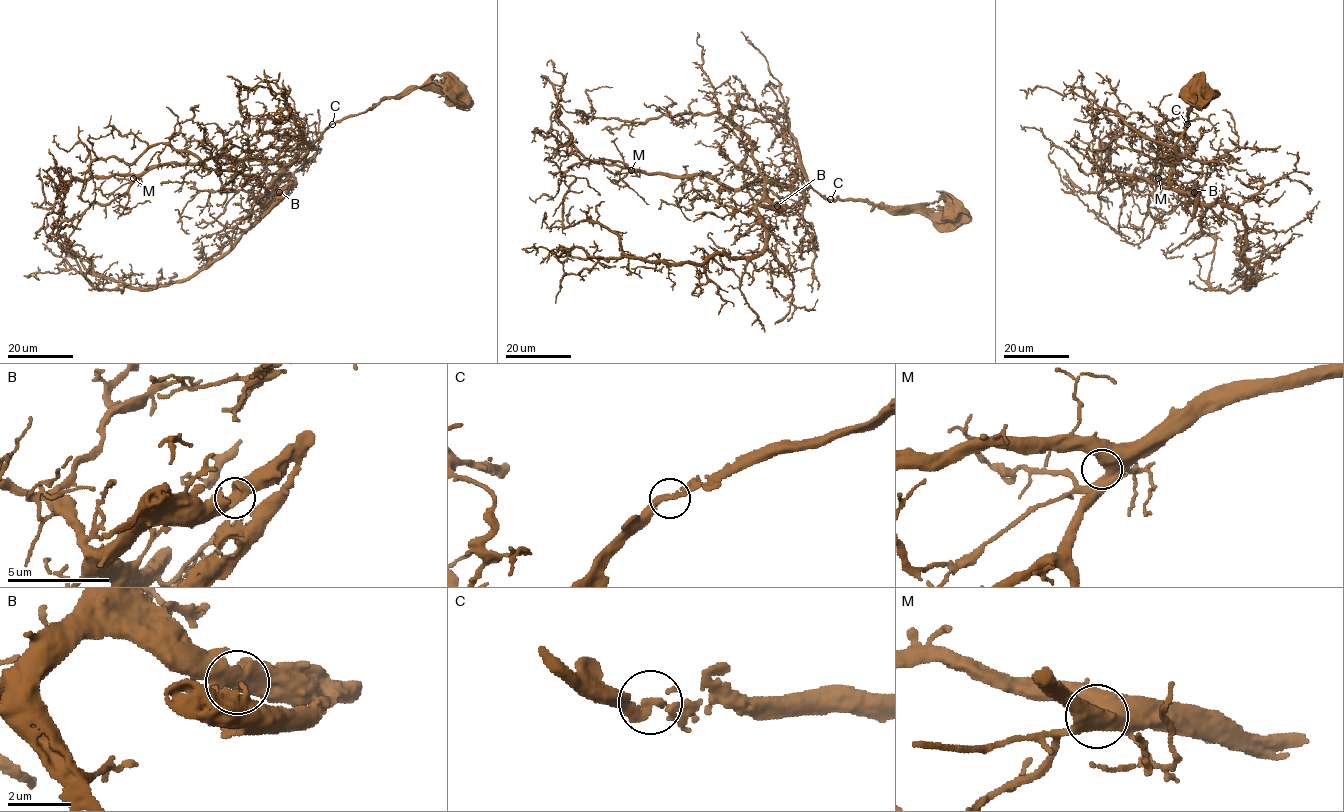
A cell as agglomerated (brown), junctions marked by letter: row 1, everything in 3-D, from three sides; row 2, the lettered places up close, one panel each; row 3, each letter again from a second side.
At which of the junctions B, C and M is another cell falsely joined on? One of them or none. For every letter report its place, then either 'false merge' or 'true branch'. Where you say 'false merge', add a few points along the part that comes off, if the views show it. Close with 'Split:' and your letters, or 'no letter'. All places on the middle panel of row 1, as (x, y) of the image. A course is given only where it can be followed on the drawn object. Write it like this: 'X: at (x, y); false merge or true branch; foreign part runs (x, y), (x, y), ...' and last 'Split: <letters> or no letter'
B: at (777, 206); true branch
C: at (830, 199); true branch
M: at (631, 170); true branch
Split: no letter

